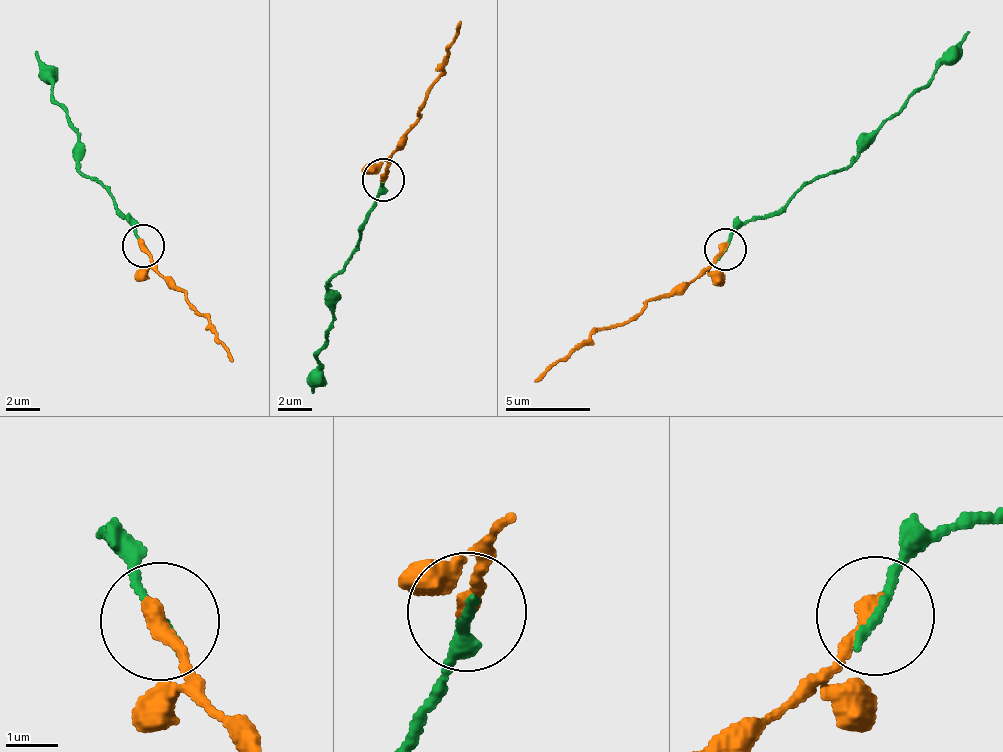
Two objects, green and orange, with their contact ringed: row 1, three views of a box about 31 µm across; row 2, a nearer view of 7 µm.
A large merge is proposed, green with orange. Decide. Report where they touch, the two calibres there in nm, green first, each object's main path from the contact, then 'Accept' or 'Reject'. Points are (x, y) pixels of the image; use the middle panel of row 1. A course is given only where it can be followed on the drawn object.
Place: (383, 179). Thickness 200 nm (green) against 340 nm. Course of green: (383, 180), (362, 235), (328, 284), (338, 296), (317, 356), (323, 363), (313, 392). Course of orange: (383, 180), (437, 83), (461, 20). Accept

